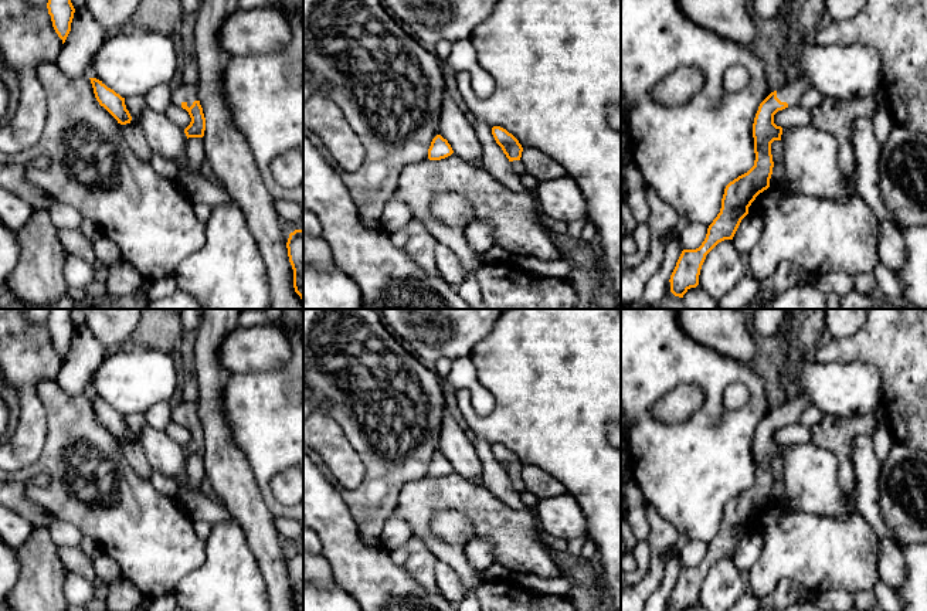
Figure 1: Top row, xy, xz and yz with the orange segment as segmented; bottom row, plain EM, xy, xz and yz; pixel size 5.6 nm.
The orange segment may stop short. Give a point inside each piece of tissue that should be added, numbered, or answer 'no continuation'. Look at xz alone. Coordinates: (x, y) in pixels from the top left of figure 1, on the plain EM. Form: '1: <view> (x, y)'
1: xz (518, 485)

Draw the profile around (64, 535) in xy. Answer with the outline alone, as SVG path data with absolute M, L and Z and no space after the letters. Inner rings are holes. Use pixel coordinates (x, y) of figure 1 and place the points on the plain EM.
M60 519L52 520L47 529L52 542L60 549L79 549L81 542L85 537L77 526Z

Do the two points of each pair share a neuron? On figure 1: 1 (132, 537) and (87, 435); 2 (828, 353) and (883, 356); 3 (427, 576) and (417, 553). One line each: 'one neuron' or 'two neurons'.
1: one neuron
2: one neuron
3: one neuron

